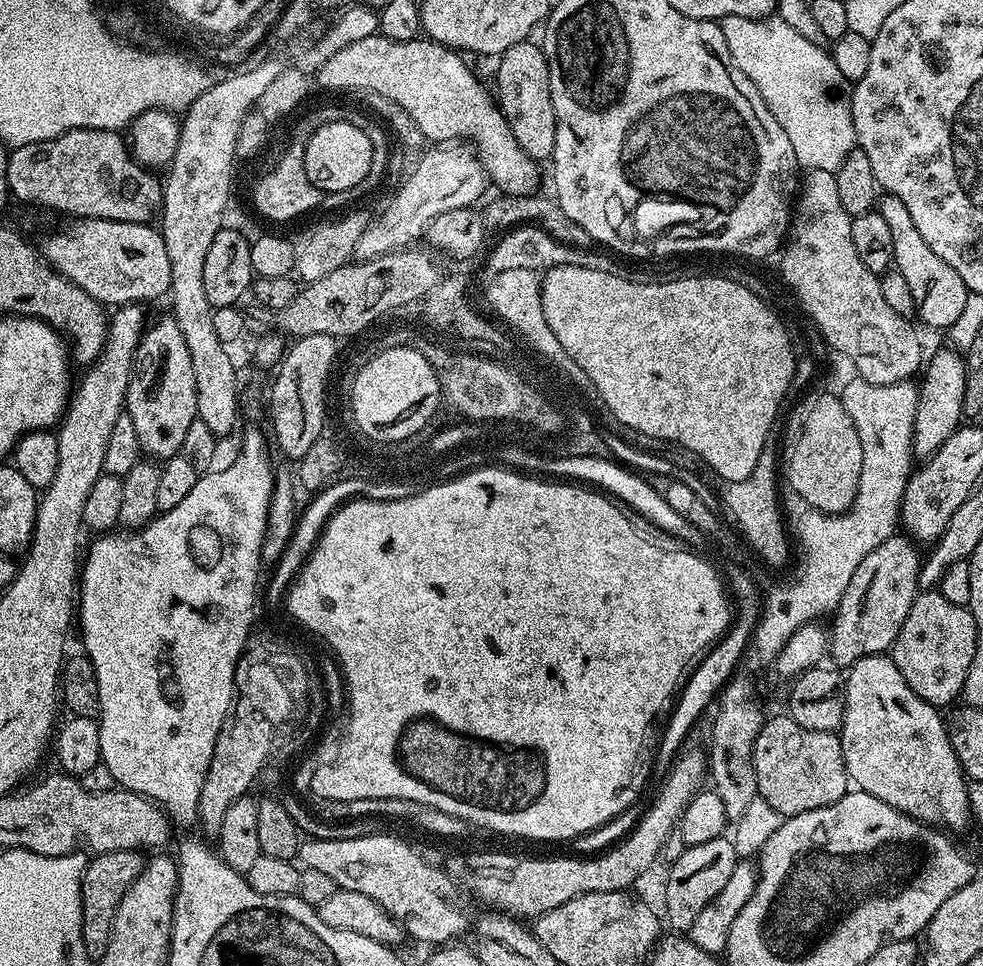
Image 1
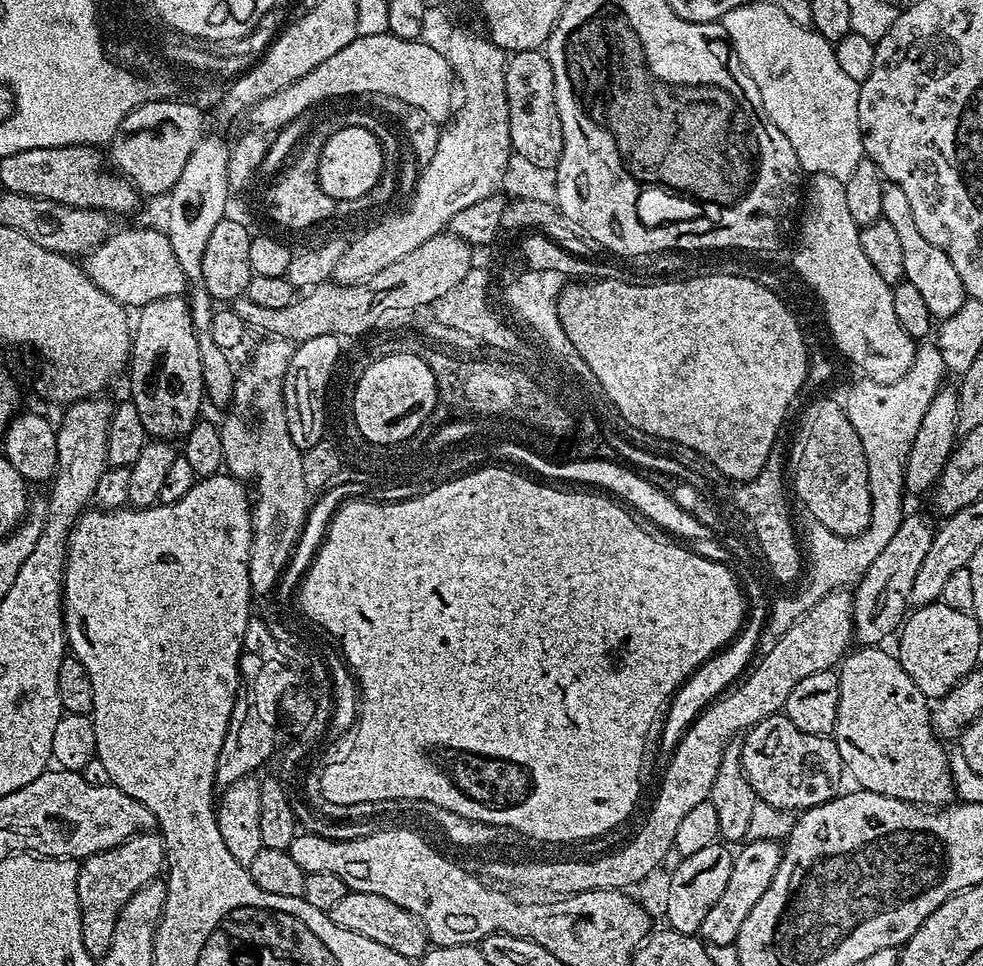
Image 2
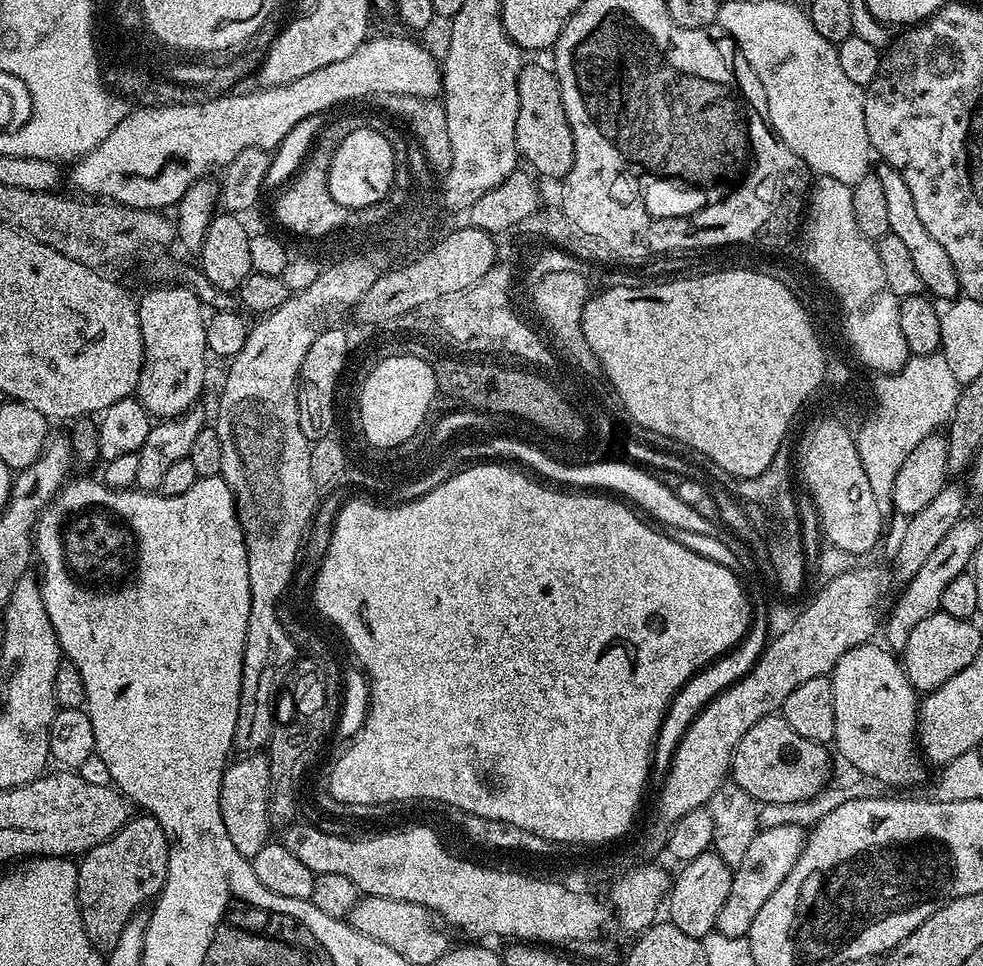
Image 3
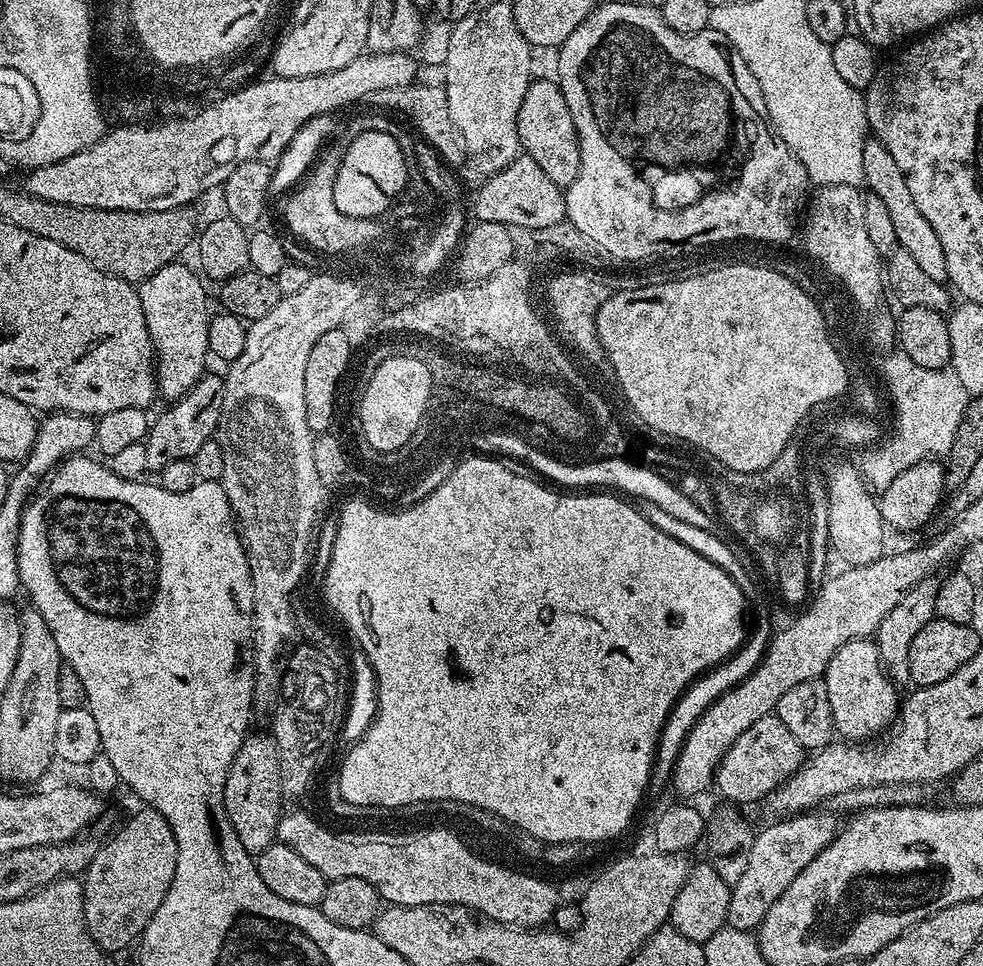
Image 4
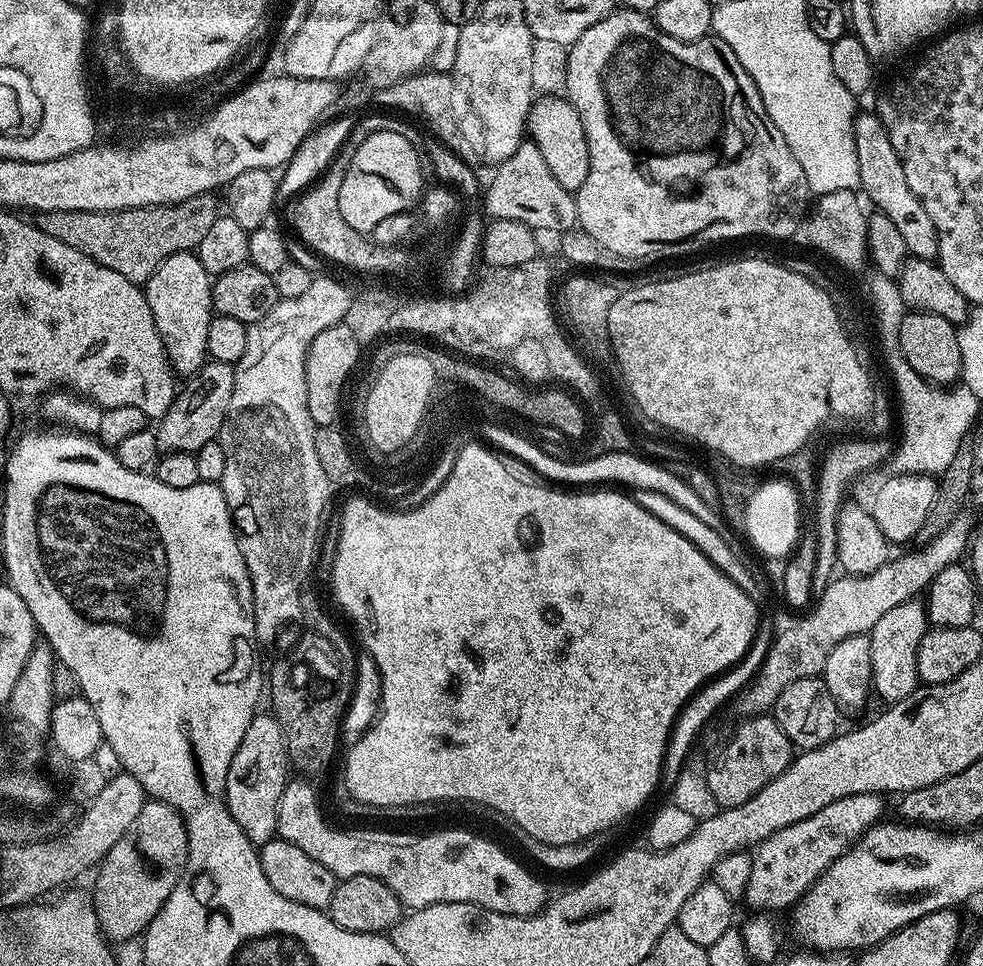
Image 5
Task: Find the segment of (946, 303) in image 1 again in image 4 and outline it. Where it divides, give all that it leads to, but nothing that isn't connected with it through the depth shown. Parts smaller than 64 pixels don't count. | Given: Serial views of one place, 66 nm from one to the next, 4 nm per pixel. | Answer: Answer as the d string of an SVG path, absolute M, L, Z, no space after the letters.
M869 138L864 141L862 170L864 171L864 184L872 187L869 188L871 195L882 198L886 202L886 210L890 214L890 222L894 222L894 234L899 247L914 254L914 259L918 262L922 274L926 274L926 278L934 278L941 282L947 281L946 254L940 249L938 234L934 234L930 222L922 218L922 210L914 206L914 198L908 192L906 178L898 170L898 162L894 162L893 156L886 150L886 146L882 146L880 140Z

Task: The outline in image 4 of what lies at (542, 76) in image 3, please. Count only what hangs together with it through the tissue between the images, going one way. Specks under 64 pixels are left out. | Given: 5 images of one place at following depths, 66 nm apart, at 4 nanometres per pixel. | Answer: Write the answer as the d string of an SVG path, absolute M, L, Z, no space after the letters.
M533 79L532 85L526 90L526 98L522 98L522 110L518 110L518 138L521 149L530 158L534 158L538 166L542 166L542 170L550 177L550 182L557 184L561 190L566 190L570 182L578 178L578 166L582 162L580 139L574 126L574 118L570 114L570 106L566 106L566 98L555 79Z

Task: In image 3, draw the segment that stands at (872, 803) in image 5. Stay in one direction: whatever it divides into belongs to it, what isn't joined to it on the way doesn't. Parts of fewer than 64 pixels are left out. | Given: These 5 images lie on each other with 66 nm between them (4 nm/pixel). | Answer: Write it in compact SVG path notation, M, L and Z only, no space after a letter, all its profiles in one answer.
M799 823L776 824L773 828L761 827L754 842L750 842L750 850L742 857L742 862L732 873L730 894L726 894L726 902L722 902L722 910L718 910L715 931L726 934L726 938L745 938L750 930L750 922L754 922L754 914L762 910L766 898L782 886L782 878L790 874L794 862L804 849L806 832Z

